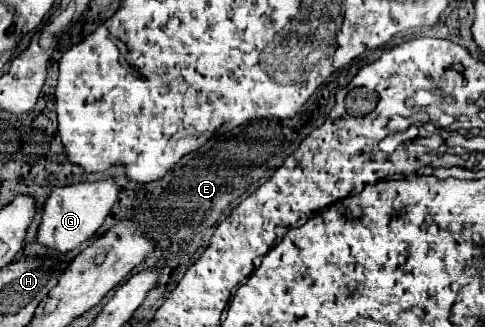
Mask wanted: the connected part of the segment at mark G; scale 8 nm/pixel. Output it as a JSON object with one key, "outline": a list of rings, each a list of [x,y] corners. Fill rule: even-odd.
{"outline":[[[114,178],[96,180],[96,182],[78,182],[78,184],[54,188],[44,204],[42,224],[38,230],[38,242],[58,252],[68,252],[76,248],[78,244],[86,242],[102,226],[104,218],[110,214],[112,206],[116,204],[118,194],[120,194],[120,188]]]}

